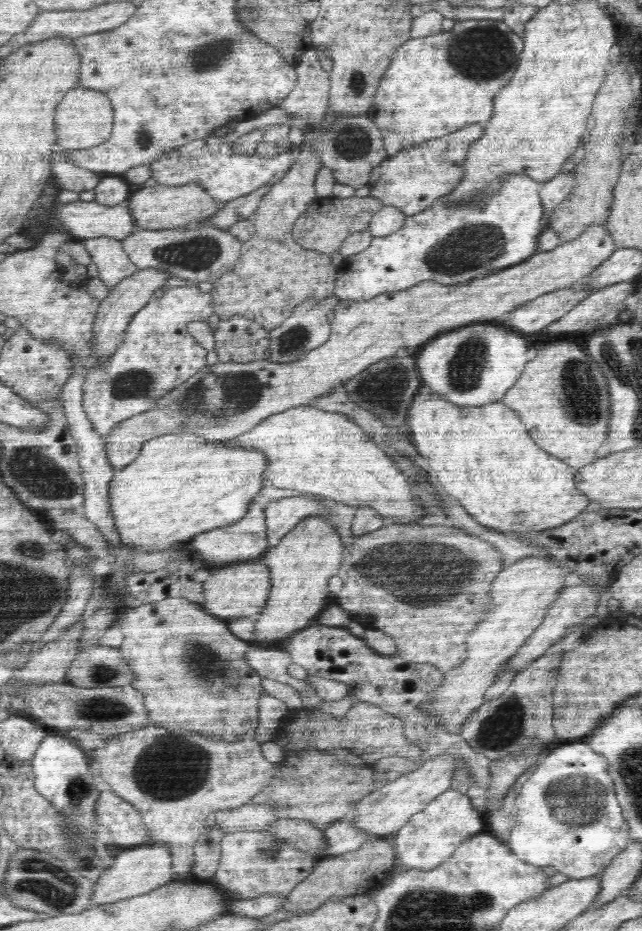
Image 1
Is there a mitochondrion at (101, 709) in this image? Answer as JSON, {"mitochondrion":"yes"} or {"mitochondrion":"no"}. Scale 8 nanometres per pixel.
{"mitochondrion":"yes"}

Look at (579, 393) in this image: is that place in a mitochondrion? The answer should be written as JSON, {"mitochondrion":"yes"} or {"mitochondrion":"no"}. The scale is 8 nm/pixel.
{"mitochondrion":"yes"}

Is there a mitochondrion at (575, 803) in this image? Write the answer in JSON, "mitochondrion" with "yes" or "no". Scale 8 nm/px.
{"mitochondrion":"yes"}

